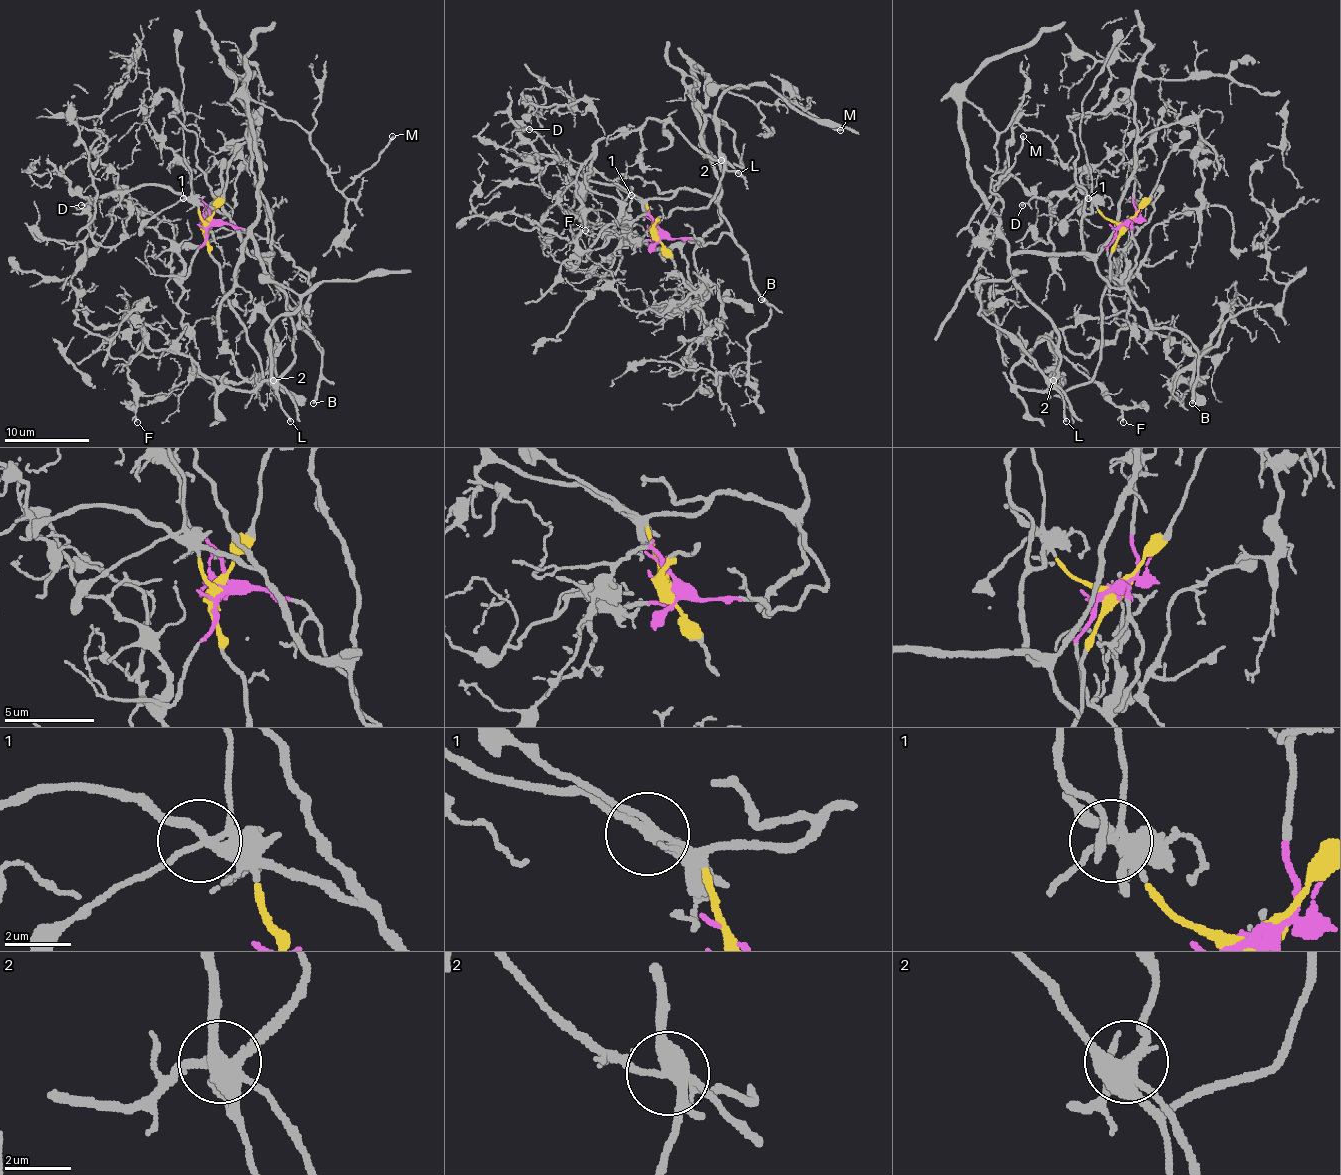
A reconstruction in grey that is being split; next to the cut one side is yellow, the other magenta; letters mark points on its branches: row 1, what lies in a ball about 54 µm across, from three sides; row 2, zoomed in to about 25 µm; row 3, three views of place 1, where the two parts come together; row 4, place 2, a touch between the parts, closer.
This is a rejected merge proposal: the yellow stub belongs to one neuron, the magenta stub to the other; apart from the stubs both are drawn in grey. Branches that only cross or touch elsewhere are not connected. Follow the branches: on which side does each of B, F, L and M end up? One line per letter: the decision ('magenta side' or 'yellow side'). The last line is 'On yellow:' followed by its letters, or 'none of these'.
B: magenta side
F: magenta side
L: yellow side
M: magenta side
On yellow: L

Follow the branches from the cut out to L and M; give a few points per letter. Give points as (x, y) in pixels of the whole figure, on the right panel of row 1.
L: (1125, 222), (1102, 301), (1102, 352), (1096, 375), (1064, 395), (1066, 420)
M: (1125, 222), (1123, 286), (1083, 252), (1011, 252), (962, 103), (996, 133), (994, 190), (1023, 135)

